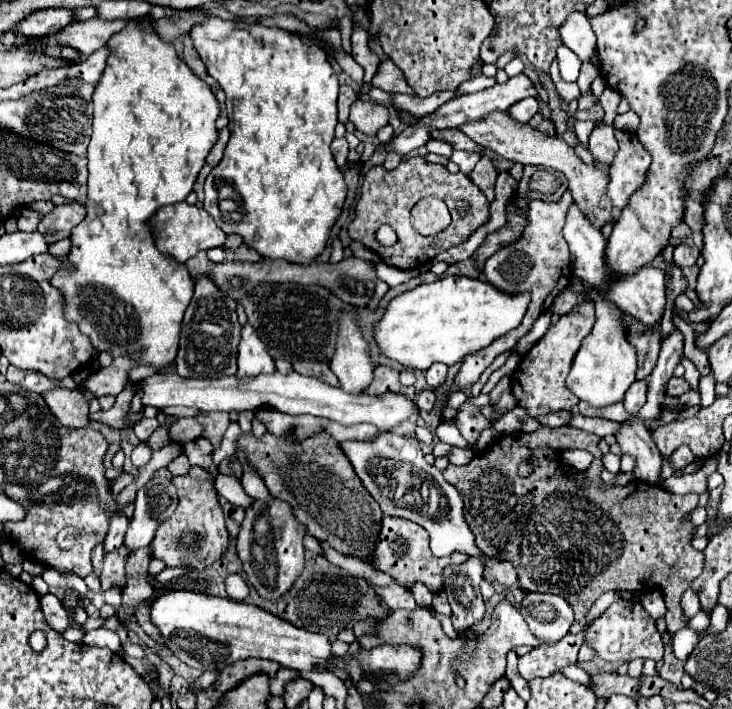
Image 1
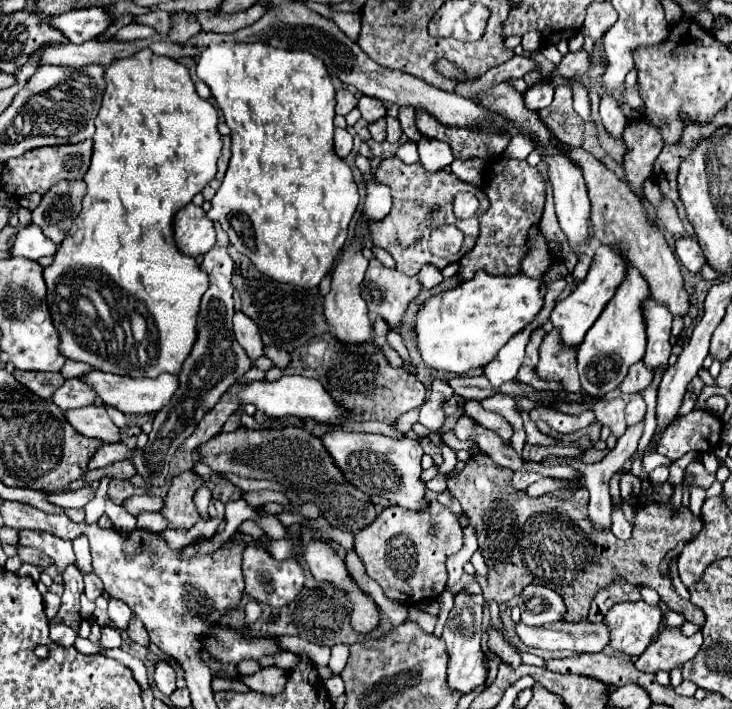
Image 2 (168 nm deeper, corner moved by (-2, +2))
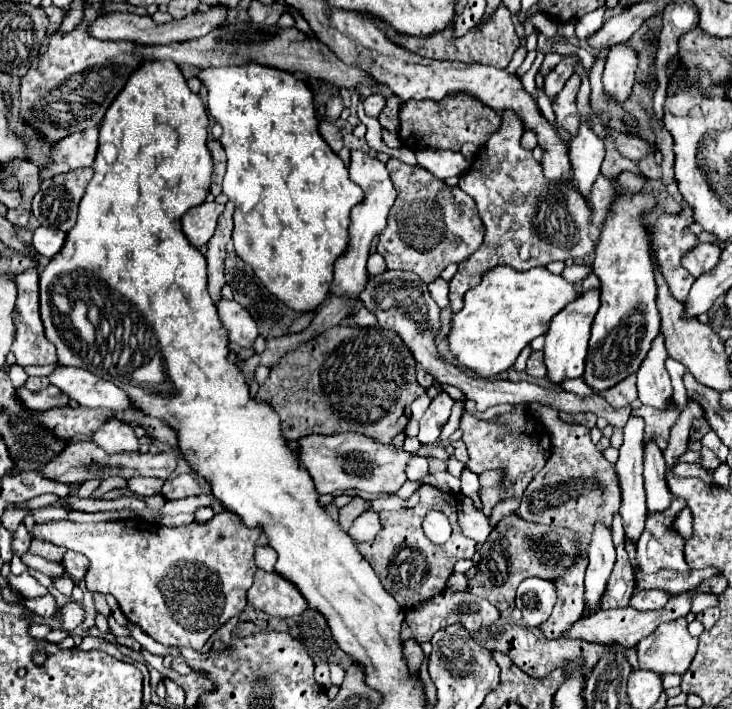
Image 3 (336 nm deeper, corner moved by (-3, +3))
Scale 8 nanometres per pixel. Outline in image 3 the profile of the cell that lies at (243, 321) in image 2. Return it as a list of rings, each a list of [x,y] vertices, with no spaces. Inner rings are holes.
[[[225,298],[217,304],[217,312],[223,326],[229,330],[229,342],[239,344],[241,348],[253,348],[253,342],[259,336],[259,332],[249,312],[235,300]]]

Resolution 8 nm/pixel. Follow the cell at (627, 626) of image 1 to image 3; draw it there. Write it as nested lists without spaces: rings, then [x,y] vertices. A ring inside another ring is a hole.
[[[639,590],[633,594],[629,606],[639,612],[649,612],[649,610],[663,608],[667,600],[669,600],[669,594],[665,590]]]

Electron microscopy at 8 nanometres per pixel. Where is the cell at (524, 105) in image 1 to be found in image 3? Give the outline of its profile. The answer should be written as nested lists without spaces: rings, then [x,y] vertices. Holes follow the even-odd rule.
[[[565,58],[563,62],[559,62],[547,76],[545,76],[545,80],[543,80],[543,90],[545,90],[545,94],[549,96],[549,98],[555,98],[555,94],[557,92],[561,92],[561,88],[565,86],[565,82],[567,82],[567,78],[573,74],[573,58]]]

